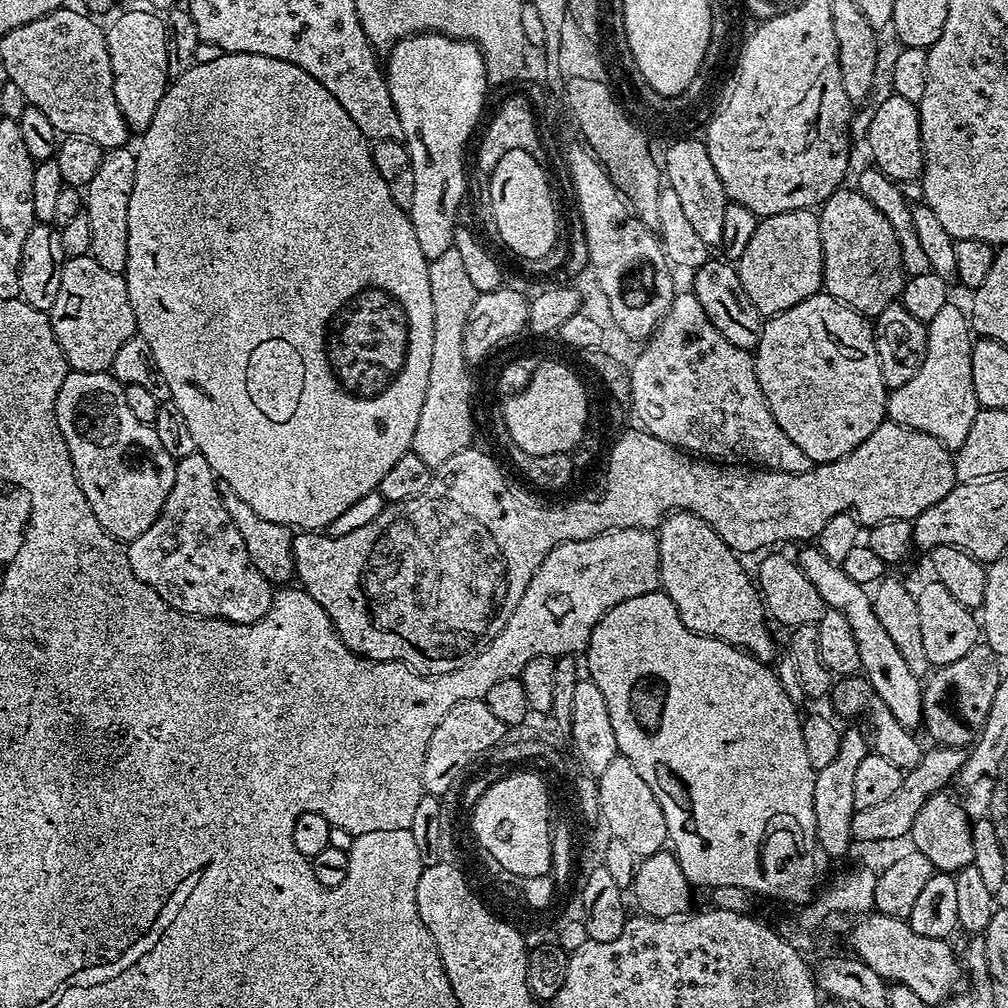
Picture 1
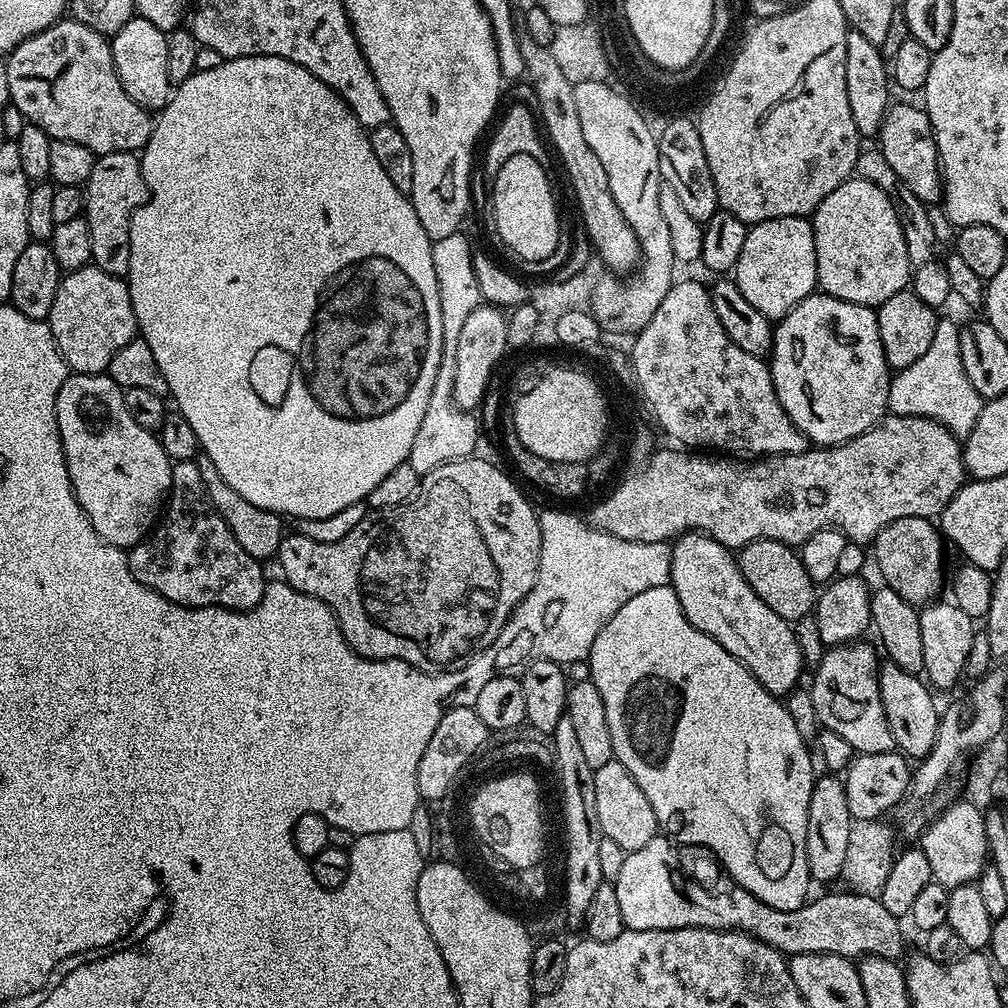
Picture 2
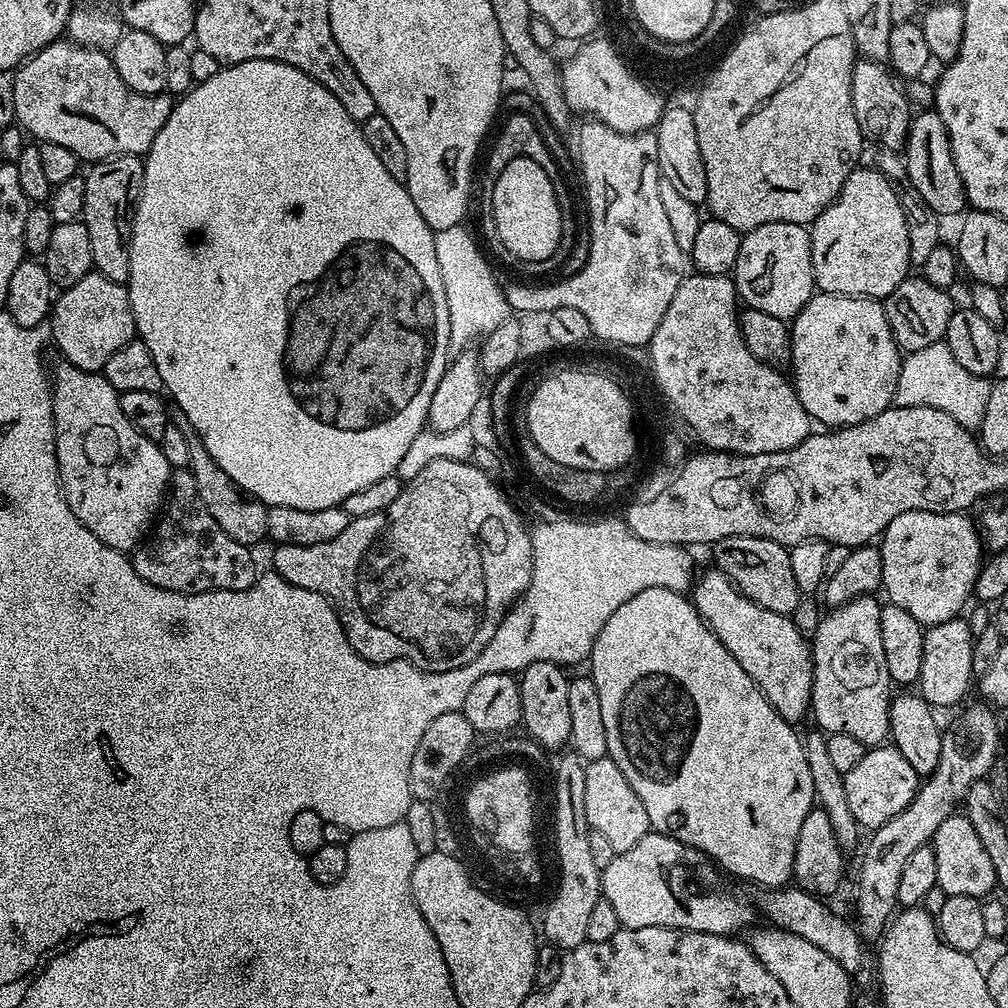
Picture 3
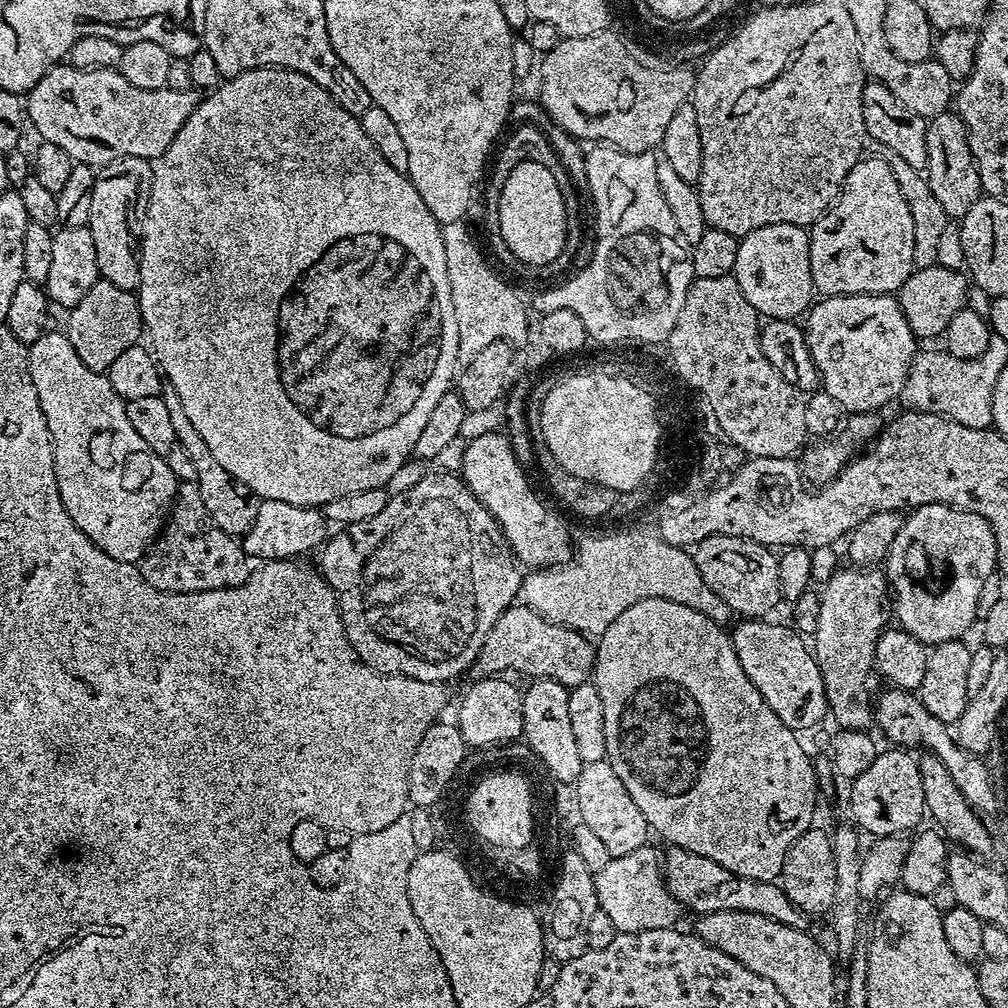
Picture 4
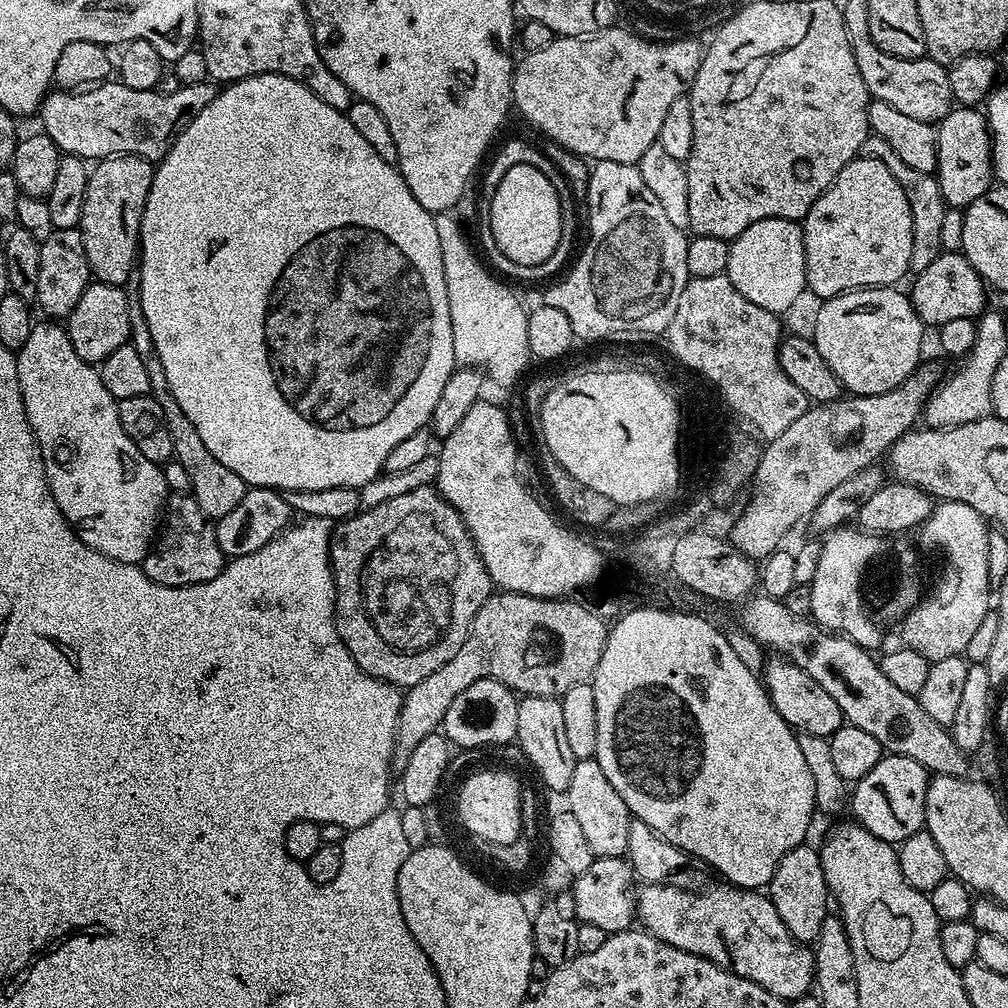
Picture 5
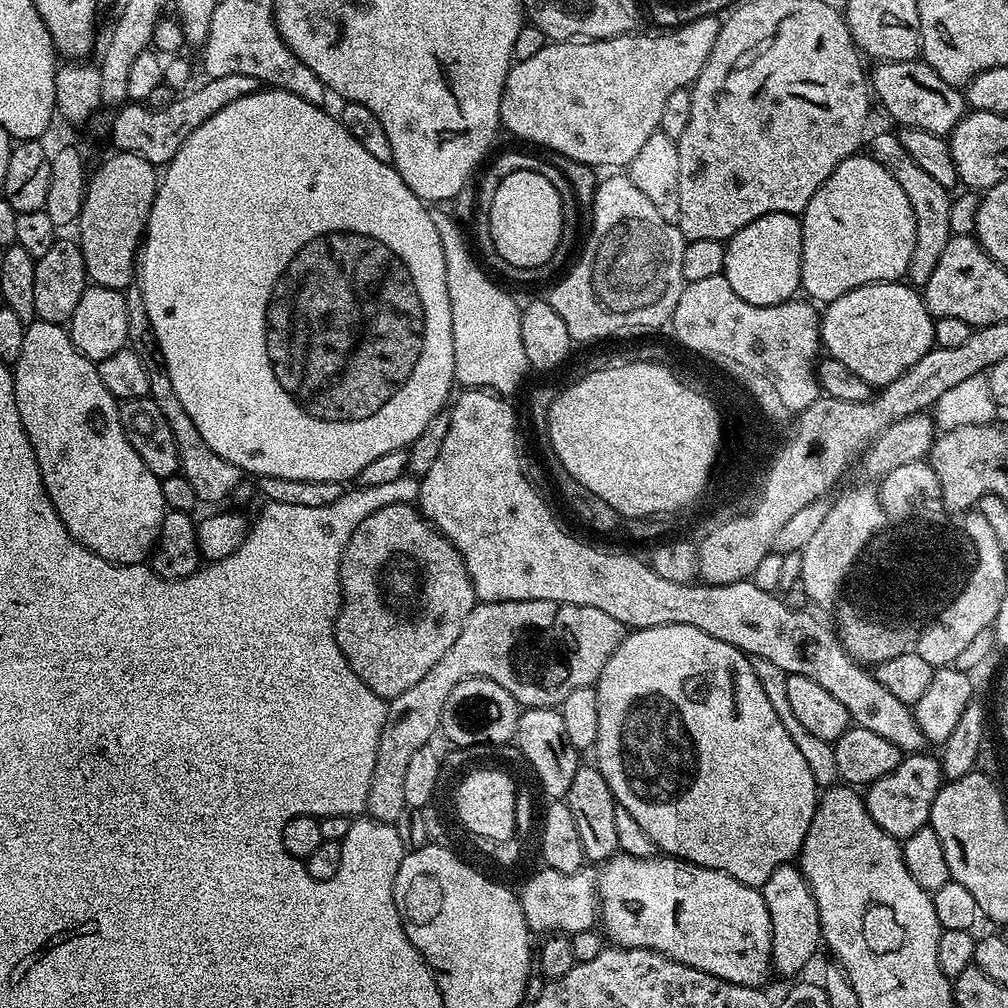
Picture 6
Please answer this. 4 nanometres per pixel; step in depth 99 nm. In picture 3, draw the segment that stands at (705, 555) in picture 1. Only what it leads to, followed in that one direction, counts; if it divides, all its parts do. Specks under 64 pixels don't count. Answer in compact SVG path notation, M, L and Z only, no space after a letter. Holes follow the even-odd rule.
M711 570L704 577L695 581L690 592L690 600L694 611L700 615L709 633L715 636L716 643L724 647L724 651L732 655L738 662L741 673L755 684L764 699L770 702L773 713L781 721L793 722L809 715L812 706L812 649L809 641L802 634L798 634L798 626L794 626L791 616L774 614L774 610L766 610L758 606L750 598L746 598L718 570Z

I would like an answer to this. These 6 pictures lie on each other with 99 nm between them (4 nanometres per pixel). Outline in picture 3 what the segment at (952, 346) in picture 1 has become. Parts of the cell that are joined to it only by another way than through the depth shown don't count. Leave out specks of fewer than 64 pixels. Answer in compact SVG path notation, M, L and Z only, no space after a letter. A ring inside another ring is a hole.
M941 342L922 346L922 350L914 350L903 357L894 404L898 408L930 406L934 410L942 410L942 414L950 414L950 418L963 428L976 430L982 422L982 414L986 414L991 389L989 377L970 374L970 370L965 370L958 363L958 358L950 354L950 346Z

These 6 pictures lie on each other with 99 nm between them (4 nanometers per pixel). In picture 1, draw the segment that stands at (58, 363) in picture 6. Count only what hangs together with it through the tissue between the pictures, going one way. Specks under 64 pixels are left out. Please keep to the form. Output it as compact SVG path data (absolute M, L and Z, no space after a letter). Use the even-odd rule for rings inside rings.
M69 371L62 390L58 390L56 417L70 450L71 475L78 478L102 530L121 542L146 534L154 526L170 486L174 486L176 460L166 454L155 427L134 418L126 406L124 385L111 371Z

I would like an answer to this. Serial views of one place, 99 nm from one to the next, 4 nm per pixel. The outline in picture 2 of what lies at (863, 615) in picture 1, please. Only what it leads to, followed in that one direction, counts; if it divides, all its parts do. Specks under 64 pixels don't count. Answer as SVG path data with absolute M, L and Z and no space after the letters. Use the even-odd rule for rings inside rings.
M889 660L881 665L879 682L882 707L895 747L913 761L923 760L926 754L930 754L930 750L934 750L942 713L940 708L936 709L936 700L932 697L933 689L919 675L904 671Z

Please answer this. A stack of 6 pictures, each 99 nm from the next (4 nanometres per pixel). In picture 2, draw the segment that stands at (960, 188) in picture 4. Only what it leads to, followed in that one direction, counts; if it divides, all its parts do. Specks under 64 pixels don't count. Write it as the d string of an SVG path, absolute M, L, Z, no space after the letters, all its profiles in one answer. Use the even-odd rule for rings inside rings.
M893 103L884 116L878 133L878 151L890 162L894 174L925 206L939 205L942 200L942 177L938 146L934 142L934 130L923 107Z

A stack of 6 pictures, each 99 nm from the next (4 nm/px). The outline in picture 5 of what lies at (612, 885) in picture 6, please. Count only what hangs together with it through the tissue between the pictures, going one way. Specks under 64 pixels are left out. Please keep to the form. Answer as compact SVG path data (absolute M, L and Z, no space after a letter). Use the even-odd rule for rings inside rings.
M665 882L662 884L644 884L643 887L635 893L636 916L642 923L643 931L648 932L654 938L658 938L662 942L670 942L670 946L678 946L678 950L686 950L690 954L698 954L702 958L706 958L710 962L714 962L723 968L729 968L734 974L738 974L742 978L746 978L750 982L754 982L758 986L762 986L762 990L770 990L770 994L774 994L780 1000L791 1002L800 996L809 995L813 991L814 981L816 978L816 958L813 949L809 945L802 944L800 941L790 934L790 930L786 926L786 922L782 922L782 918L778 918L778 910L774 910L774 902L763 891L753 890L750 888L737 888L727 882L720 882L717 888L708 888L705 892L691 892L688 888L679 888L676 882Z

